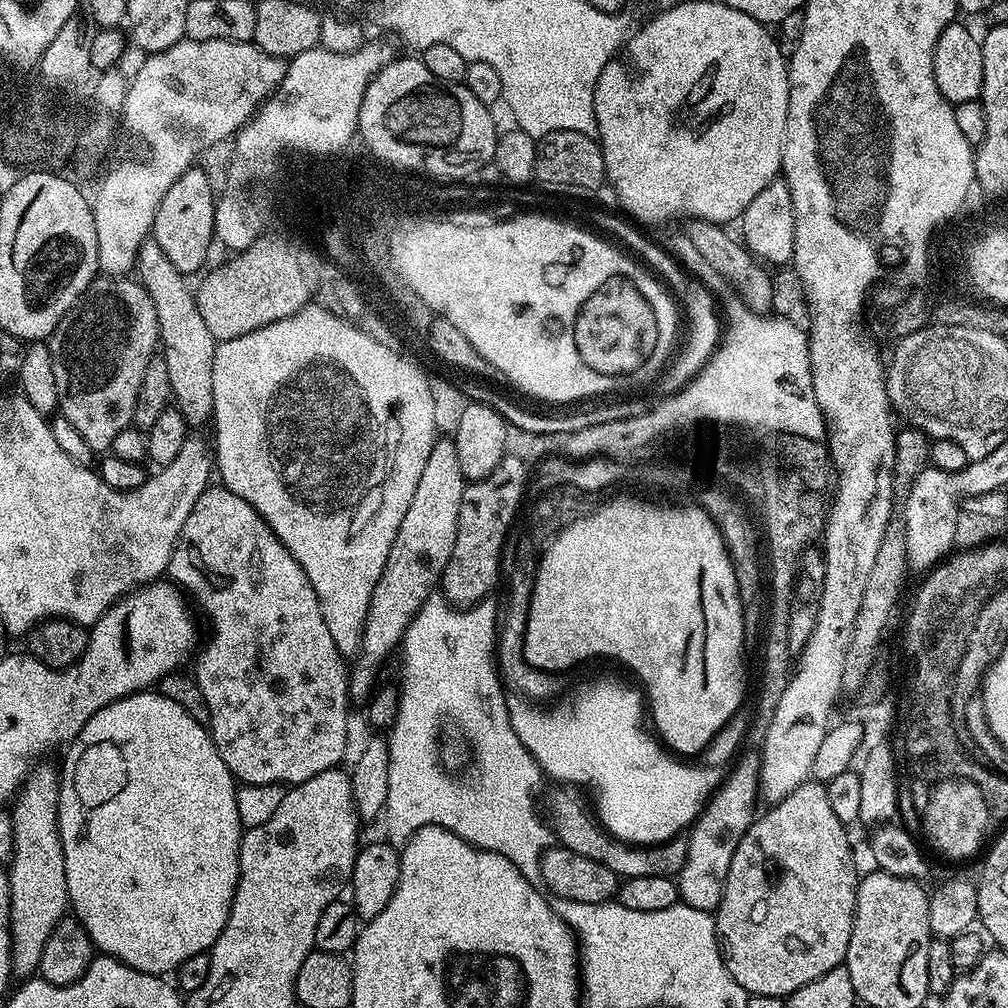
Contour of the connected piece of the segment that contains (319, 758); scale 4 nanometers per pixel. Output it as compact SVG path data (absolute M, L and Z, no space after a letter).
M210 486L200 495L198 502L194 502L194 510L190 510L190 518L186 518L186 522L182 525L182 534L178 534L178 542L172 551L166 576L177 588L187 593L191 603L197 609L200 607L204 611L204 616L208 619L208 628L212 631L212 637L205 644L203 641L195 653L194 679L198 690L202 690L202 698L206 698L206 706L210 710L206 727L212 733L214 746L218 754L222 754L222 762L226 762L233 780L240 784L295 786L337 767L341 763L340 759L343 758L344 751L348 748L350 668L349 665L344 665L347 664L346 657L340 653L338 646L334 646L334 638L330 638L330 630L324 621L318 594L314 594L314 586L310 586L310 578L306 578L302 566L298 566L290 550L282 546L282 542L273 534L270 525L258 514L258 510L254 510L254 506L250 506L250 502L246 502L244 498L238 498L238 494L234 494L229 488Z

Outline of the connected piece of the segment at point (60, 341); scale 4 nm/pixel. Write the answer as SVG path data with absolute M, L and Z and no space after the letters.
M101 275L84 291L80 301L58 322L46 343L52 365L56 368L56 381L60 395L59 411L69 420L92 448L93 453L109 451L122 430L133 423L134 406L138 402L138 386L146 374L146 362L158 352L160 327L158 314L150 294L139 279L128 276Z

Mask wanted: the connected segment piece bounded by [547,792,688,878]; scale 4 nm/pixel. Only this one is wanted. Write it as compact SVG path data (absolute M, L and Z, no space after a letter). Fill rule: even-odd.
M568 792L554 793L548 800L548 812L550 827L555 839L563 847L574 850L574 854L582 854L586 858L602 862L602 866L614 870L614 874L618 878L675 877L686 862L688 841L683 835L663 840L661 844L629 846L624 841L616 839L615 836L609 836L607 832L603 831L601 825L591 815L588 817L584 813L583 806ZM550 815L552 815L552 820Z

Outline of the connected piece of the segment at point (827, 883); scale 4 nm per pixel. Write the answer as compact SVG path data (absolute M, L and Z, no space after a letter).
M809 778L798 786L786 798L771 805L768 813L757 815L752 825L746 830L746 834L738 842L734 850L734 858L730 862L730 870L724 879L724 893L720 899L720 907L715 909L716 935L720 937L720 947L724 953L724 964L730 970L734 982L748 991L749 996L758 994L770 994L786 998L794 990L806 986L806 982L814 982L814 978L822 978L830 970L841 967L850 946L850 934L854 926L854 910L856 909L856 885L858 883L858 871L852 861L852 848L848 845L849 829L838 817L834 815L834 809L830 806L827 787L815 778Z

